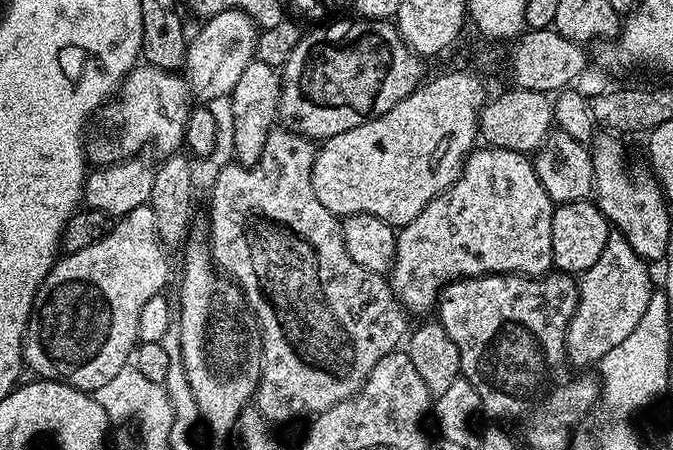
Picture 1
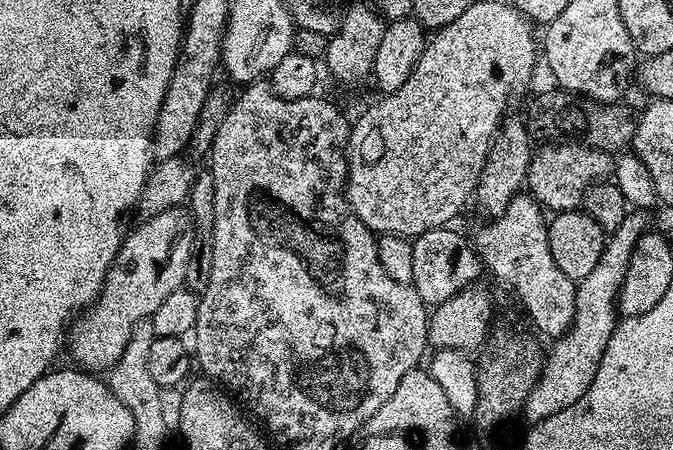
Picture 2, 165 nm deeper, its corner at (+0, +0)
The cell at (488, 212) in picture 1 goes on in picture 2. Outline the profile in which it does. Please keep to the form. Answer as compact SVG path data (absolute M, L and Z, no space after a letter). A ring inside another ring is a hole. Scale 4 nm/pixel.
M517 194L501 216L489 219L474 236L474 247L481 265L492 271L496 280L516 291L522 307L532 319L531 327L541 337L555 338L572 324L577 281L566 278L550 254L548 220L545 209L530 194Z

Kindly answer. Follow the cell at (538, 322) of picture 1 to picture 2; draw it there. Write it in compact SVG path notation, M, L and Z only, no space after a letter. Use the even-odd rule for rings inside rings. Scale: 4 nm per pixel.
M445 226L426 230L420 236L412 240L412 249L414 250L414 278L411 287L416 289L416 293L424 300L425 304L435 306L446 302L446 298L454 298L463 288L471 288L477 283L476 268L478 269L478 257L476 249L460 232L455 232L455 227Z

